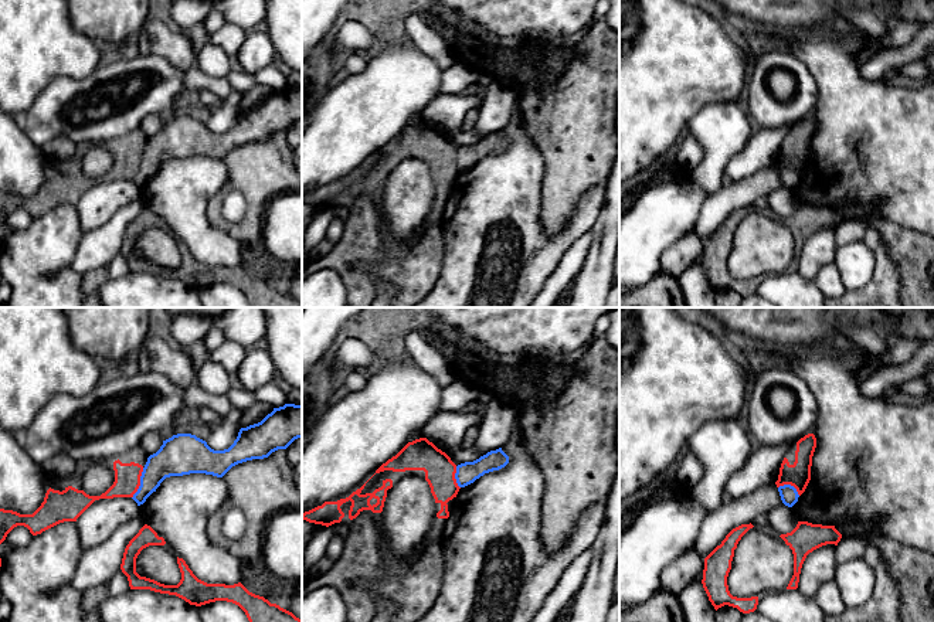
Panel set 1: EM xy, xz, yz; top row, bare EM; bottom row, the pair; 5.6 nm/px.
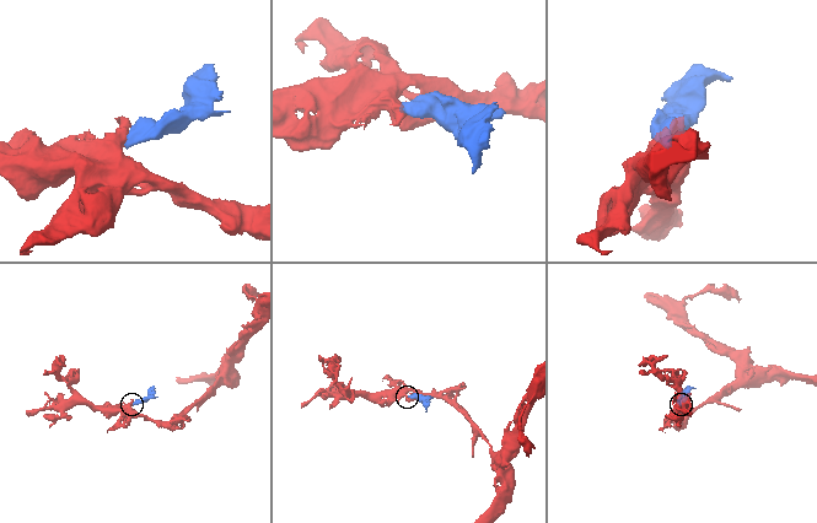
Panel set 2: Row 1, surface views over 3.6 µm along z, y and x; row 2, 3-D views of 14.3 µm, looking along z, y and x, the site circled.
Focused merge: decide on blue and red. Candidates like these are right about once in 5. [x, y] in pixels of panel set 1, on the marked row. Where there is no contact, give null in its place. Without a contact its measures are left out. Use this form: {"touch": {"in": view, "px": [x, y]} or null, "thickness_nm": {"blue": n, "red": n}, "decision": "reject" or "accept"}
{"touch": {"in": "xy", "px": [141, 483]}, "thickness_nm": {"blue": 200, "red": 140}, "decision": "reject"}

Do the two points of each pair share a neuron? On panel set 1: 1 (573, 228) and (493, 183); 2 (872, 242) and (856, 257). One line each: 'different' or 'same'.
1: same
2: different

